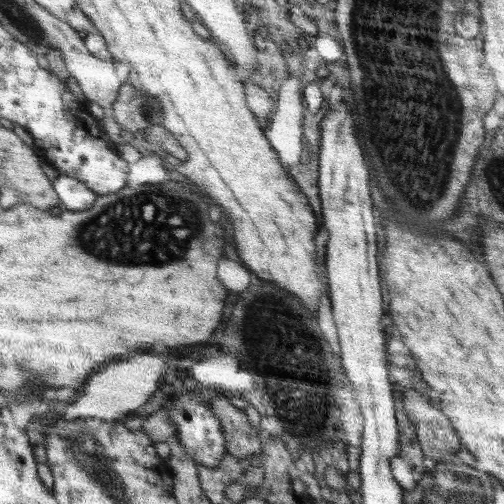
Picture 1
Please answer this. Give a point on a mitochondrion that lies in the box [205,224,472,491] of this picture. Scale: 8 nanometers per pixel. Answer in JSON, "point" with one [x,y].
{"point":[289,340]}

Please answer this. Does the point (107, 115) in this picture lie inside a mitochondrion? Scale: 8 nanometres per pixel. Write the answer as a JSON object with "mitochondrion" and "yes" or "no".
{"mitochondrion":"no"}

